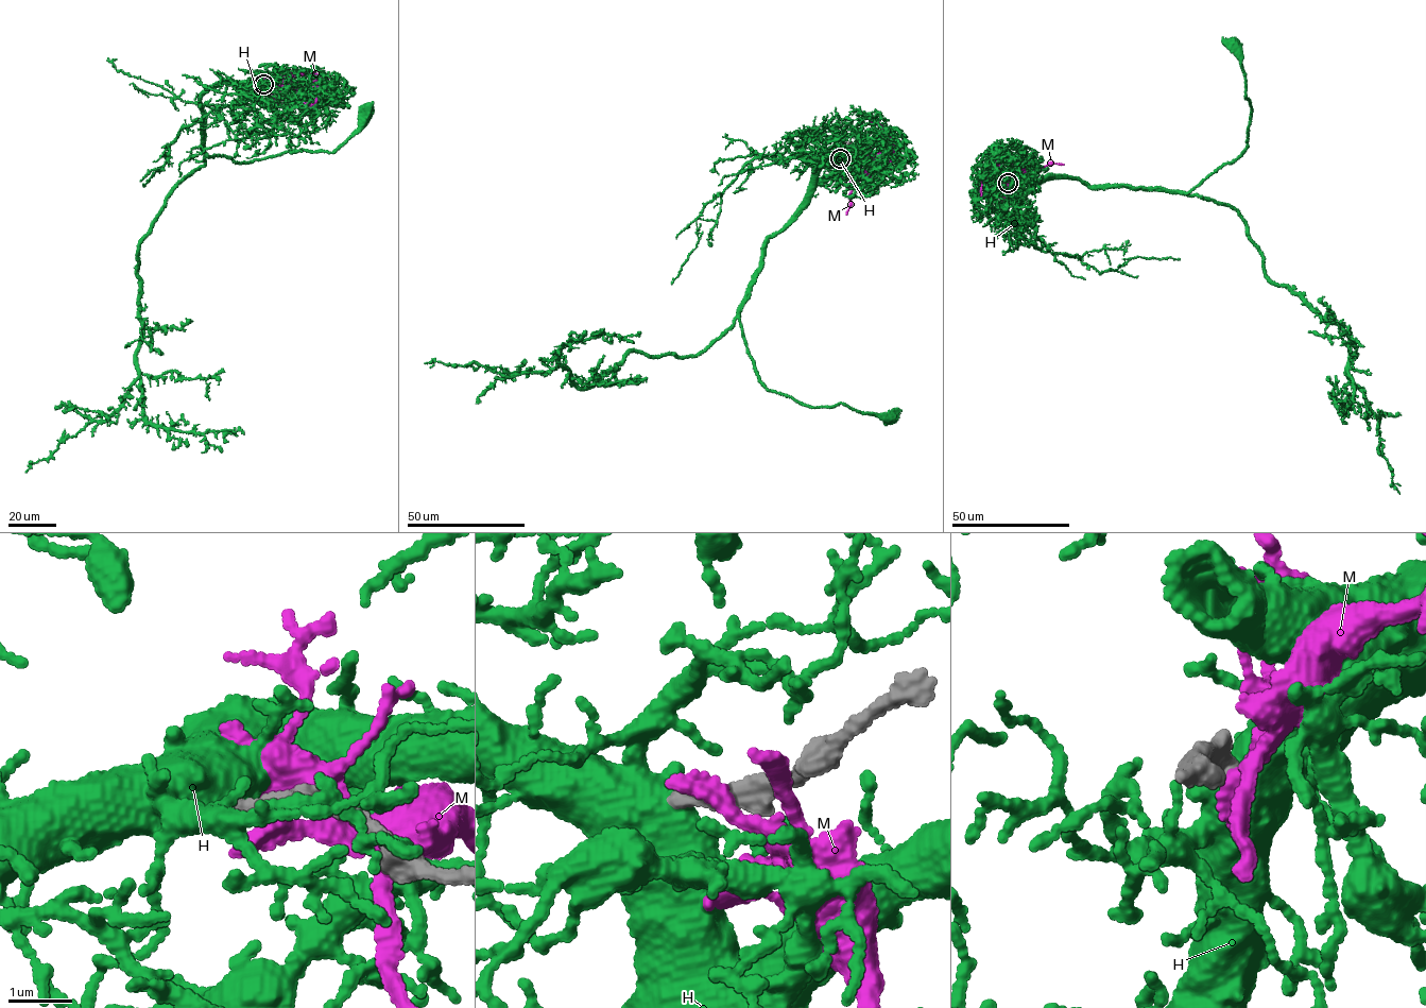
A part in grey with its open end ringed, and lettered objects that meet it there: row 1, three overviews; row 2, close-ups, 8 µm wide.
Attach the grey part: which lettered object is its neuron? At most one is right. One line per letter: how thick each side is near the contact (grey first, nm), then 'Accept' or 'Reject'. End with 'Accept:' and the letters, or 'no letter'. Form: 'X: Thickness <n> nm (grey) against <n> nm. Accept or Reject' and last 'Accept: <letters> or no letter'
H: Thickness 280 nm (grey) against 550 nm. Reject
M: Thickness 400 nm (grey) against 320 nm. Reject
Accept: no letter

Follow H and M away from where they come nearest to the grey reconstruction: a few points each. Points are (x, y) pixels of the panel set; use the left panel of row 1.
H: (264, 84), (222, 82), (202, 94), (208, 158), (225, 156), (239, 164), (288, 151), (332, 152), (366, 113)
M: (265, 84), (274, 85), (297, 75), (312, 73), (323, 83), (318, 85), (316, 101), (311, 104), (303, 102)

